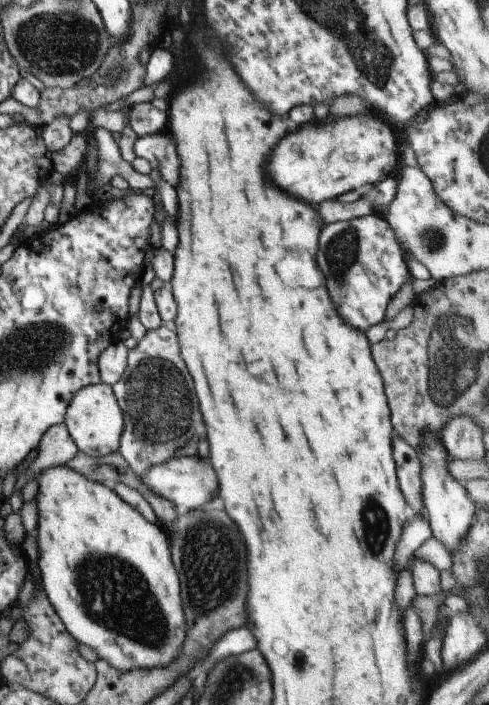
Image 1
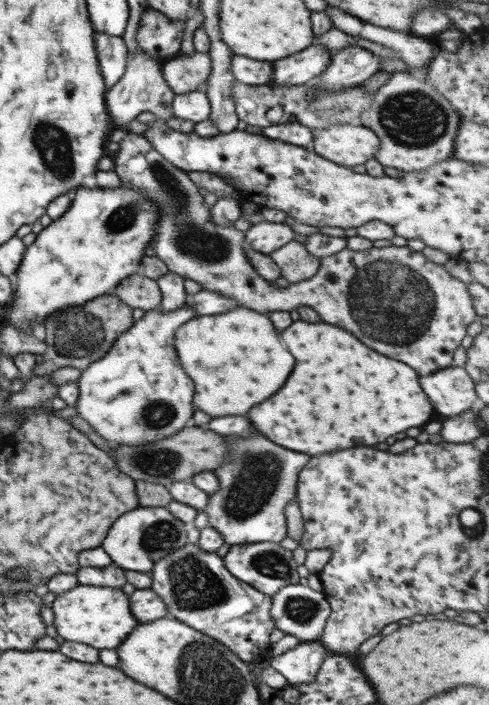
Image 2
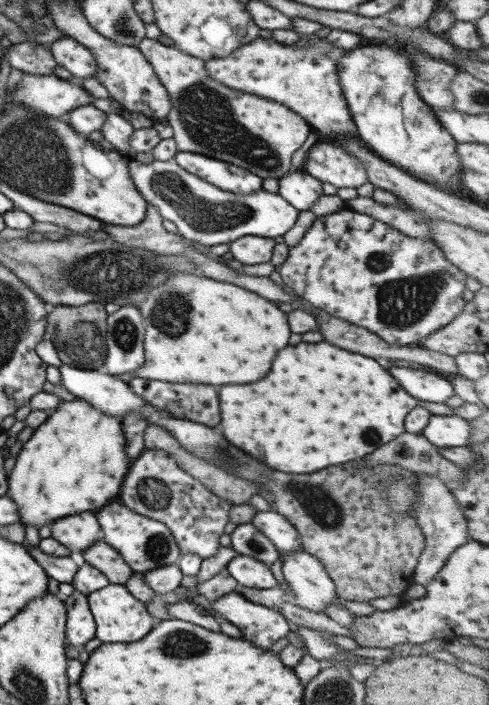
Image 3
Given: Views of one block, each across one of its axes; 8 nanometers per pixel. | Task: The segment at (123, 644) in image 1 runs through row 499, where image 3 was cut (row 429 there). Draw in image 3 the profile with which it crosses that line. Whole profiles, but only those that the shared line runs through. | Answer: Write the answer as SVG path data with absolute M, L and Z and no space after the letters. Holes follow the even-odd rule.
M81 398L61 401L22 444L15 466L6 477L6 496L17 507L19 523L33 528L55 520L97 510L119 490L129 460L124 452L121 420L103 414Z

